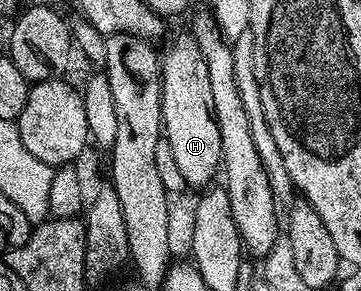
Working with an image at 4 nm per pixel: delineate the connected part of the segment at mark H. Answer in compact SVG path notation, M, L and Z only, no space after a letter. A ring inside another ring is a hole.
M187 30L177 33L171 40L171 49L161 56L161 114L162 135L172 147L173 159L181 170L186 187L191 190L206 189L223 163L221 130L213 114L209 66L205 66L205 58L201 58L195 37Z

